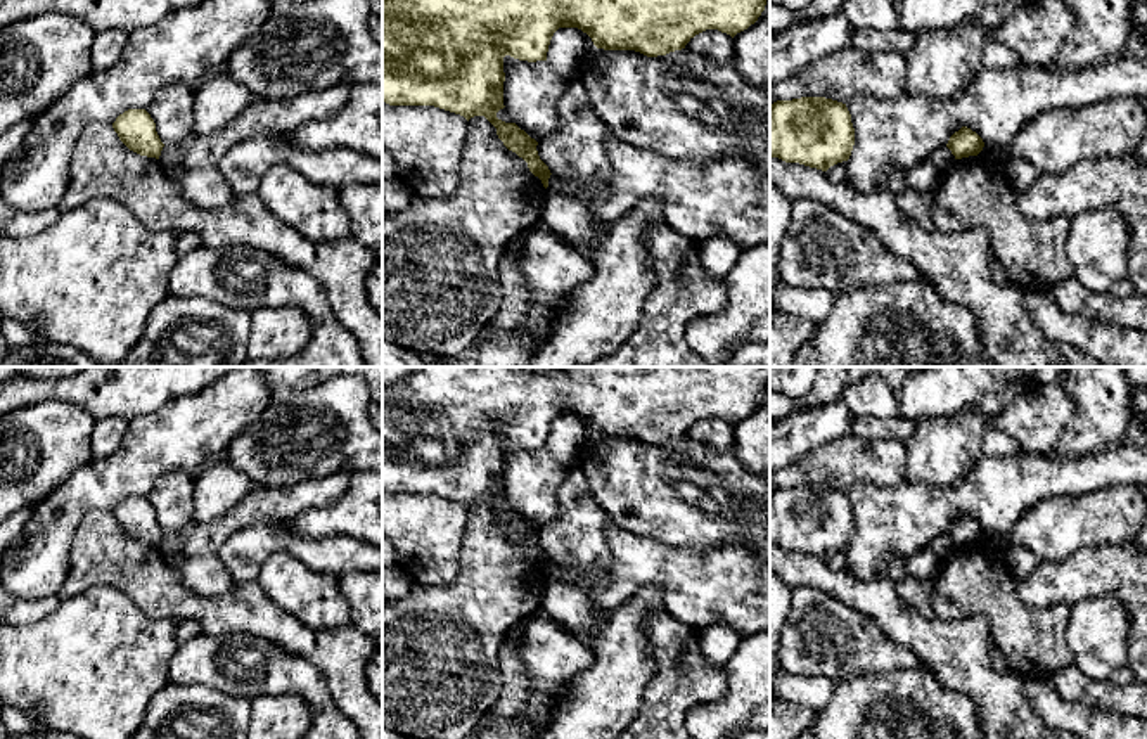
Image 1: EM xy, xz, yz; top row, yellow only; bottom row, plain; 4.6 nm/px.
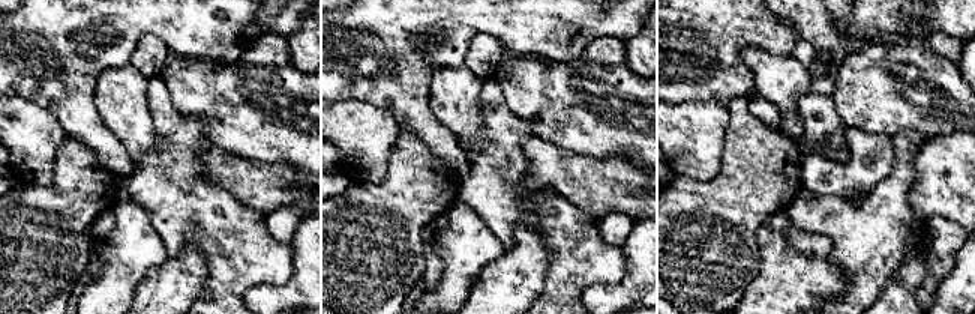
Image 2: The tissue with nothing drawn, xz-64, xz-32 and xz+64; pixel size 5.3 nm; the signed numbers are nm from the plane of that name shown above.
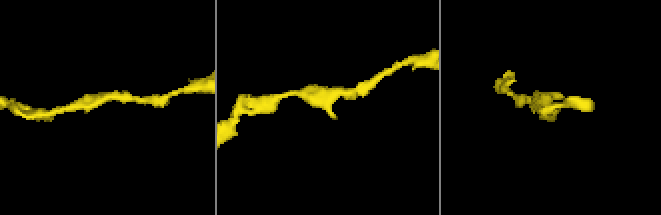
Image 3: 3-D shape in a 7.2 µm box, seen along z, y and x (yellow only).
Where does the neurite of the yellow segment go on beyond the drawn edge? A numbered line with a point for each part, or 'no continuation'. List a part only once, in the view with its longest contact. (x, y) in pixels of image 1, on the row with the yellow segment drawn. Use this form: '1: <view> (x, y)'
no continuation

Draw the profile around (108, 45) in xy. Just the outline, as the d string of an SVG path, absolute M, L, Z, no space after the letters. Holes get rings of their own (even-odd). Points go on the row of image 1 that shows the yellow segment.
M123 29L97 31L92 47L93 71L104 71L114 66L121 57L128 40L130 33Z

